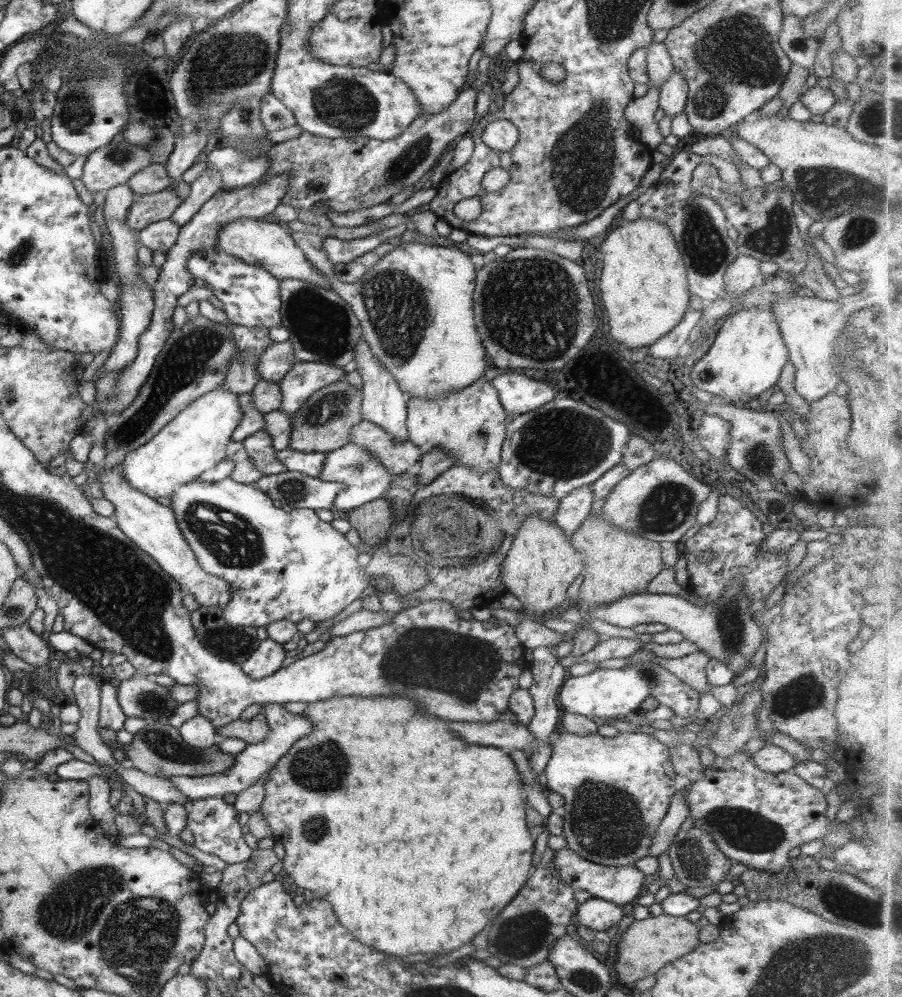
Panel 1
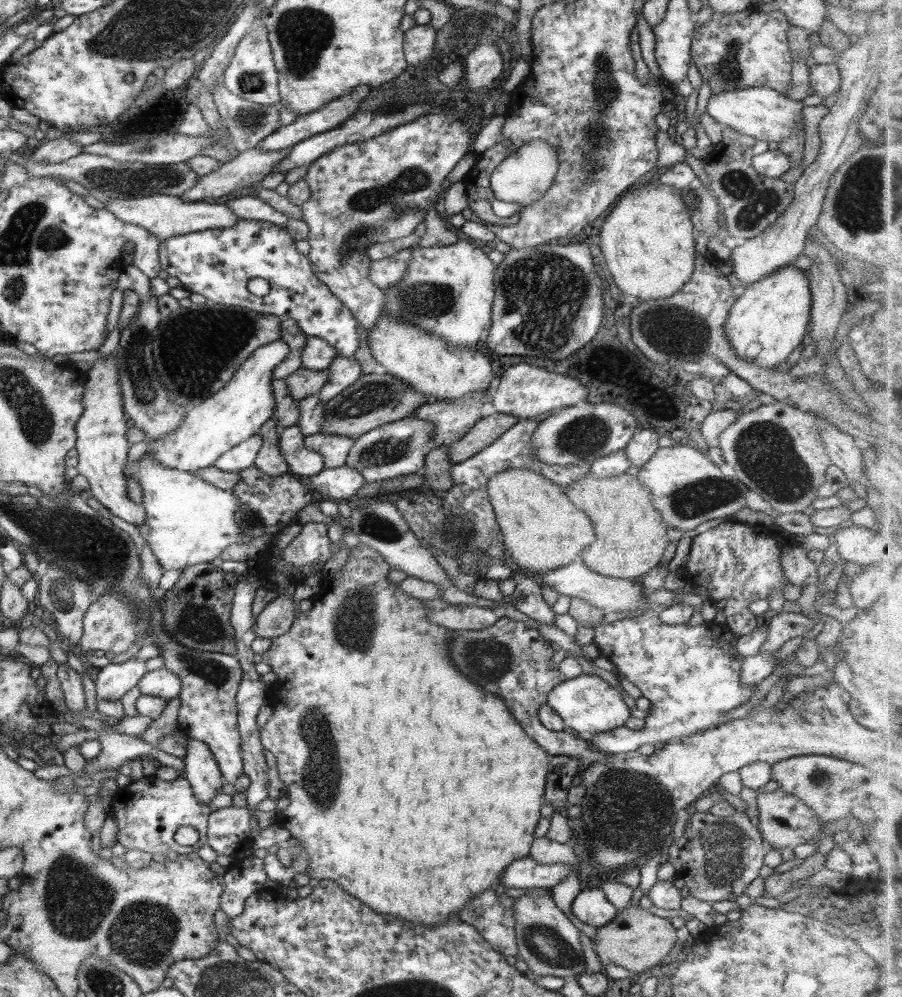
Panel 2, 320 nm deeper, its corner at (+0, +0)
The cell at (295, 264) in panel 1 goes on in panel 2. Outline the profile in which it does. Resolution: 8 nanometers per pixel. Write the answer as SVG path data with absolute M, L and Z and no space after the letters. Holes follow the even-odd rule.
M154 194L140 198L112 197L105 205L106 209L119 220L144 228L148 233L156 236L159 241L166 241L172 237L178 238L181 235L204 232L204 230L232 228L240 220L226 204L188 202L181 198L164 194Z

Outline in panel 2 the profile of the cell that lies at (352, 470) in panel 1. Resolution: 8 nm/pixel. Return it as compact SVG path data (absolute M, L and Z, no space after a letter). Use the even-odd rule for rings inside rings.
M416 417L387 422L356 438L356 444L350 448L350 453L348 453L346 465L359 470L366 483L407 474L421 474L426 454L431 448L434 429L433 422Z

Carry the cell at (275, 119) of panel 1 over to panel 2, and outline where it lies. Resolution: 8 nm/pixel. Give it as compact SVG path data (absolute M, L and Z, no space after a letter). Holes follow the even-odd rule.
M222 80L213 88L213 99L234 146L243 153L254 148L281 123L280 109L240 98L230 92Z

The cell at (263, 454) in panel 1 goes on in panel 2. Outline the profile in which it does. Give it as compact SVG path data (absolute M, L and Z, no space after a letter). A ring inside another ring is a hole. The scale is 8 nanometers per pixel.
M298 425L283 428L279 432L279 447L289 472L301 478L314 476L325 468L322 456L304 446L304 433Z

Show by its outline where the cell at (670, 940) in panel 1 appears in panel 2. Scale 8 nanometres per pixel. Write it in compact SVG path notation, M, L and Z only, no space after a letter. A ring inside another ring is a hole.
M640 905L619 909L610 924L597 928L593 941L593 950L604 966L617 964L636 974L667 962L679 948L676 928L669 919L656 916Z

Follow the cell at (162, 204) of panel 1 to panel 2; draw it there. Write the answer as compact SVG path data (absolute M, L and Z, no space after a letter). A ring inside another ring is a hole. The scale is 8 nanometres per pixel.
M254 147L245 150L238 156L235 156L230 162L222 164L218 171L210 172L209 174L199 176L198 183L194 187L186 190L186 193L180 197L188 202L206 202L215 198L221 198L229 193L242 190L242 188L250 188L271 174L278 165L290 154L292 147L282 150L271 151L268 149L259 149Z

